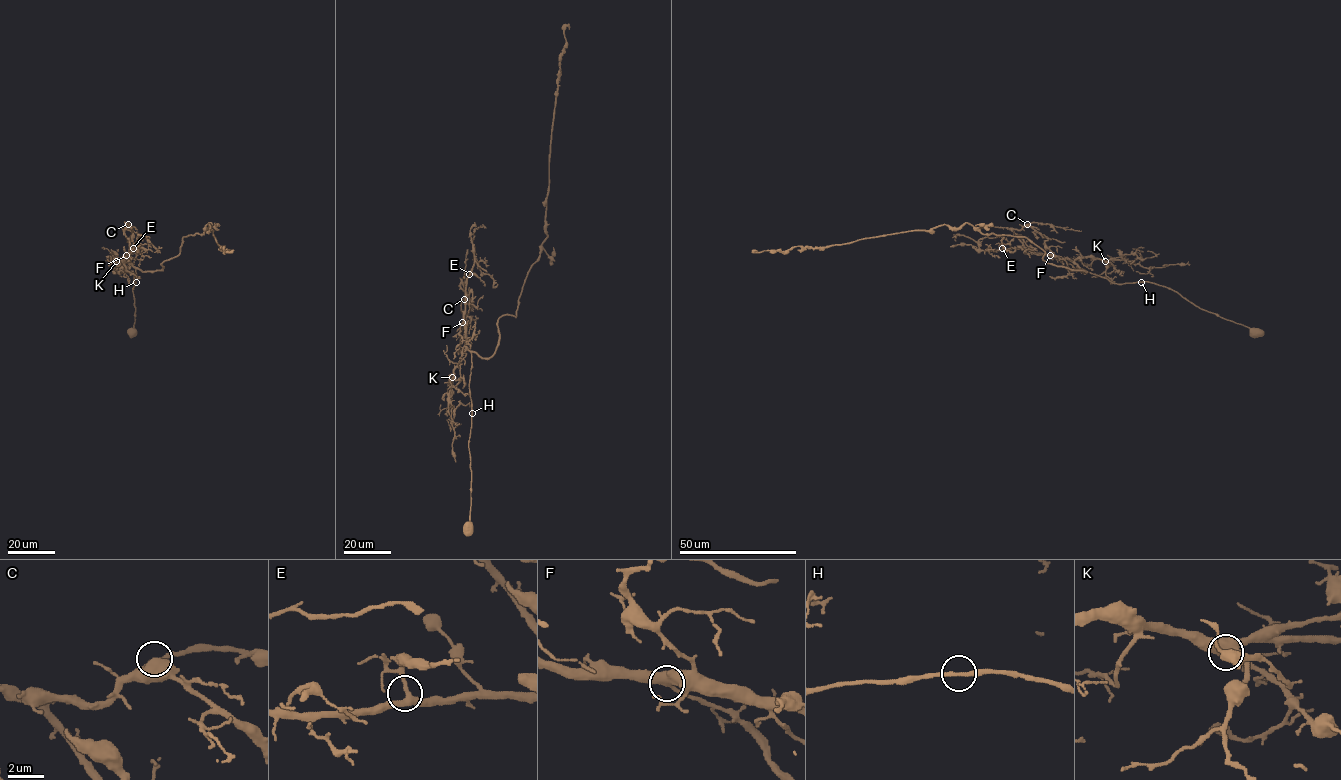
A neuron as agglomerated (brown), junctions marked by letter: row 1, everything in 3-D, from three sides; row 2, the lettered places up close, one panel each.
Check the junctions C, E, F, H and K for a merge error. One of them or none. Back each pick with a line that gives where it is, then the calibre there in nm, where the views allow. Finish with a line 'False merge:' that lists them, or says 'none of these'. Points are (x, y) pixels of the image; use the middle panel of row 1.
False merge: none of these

